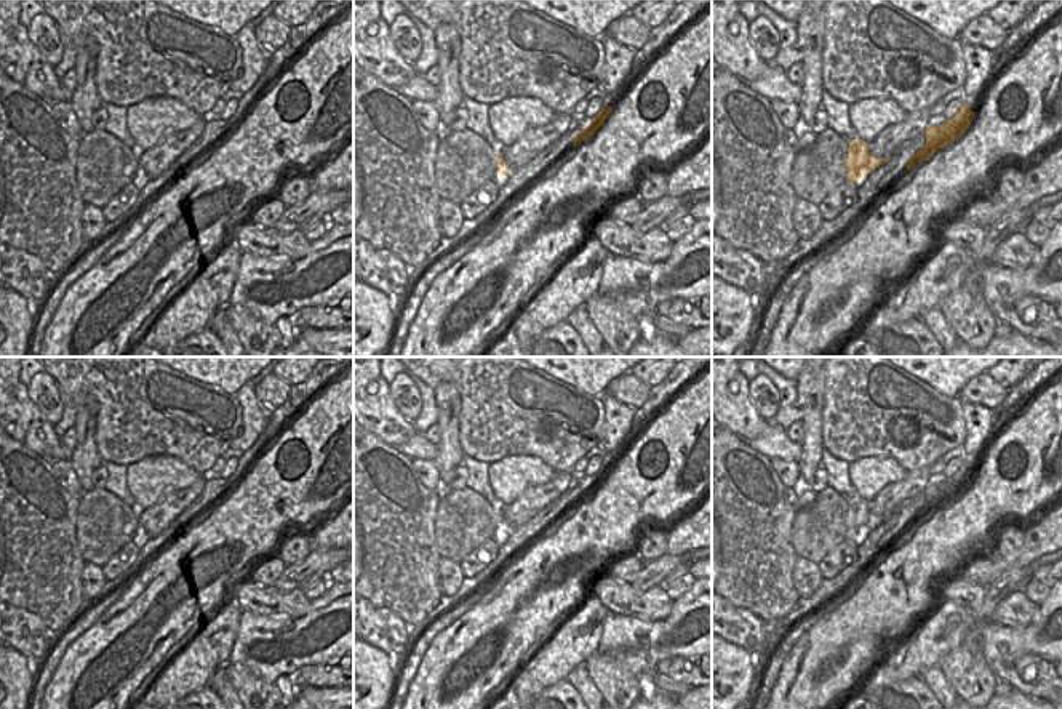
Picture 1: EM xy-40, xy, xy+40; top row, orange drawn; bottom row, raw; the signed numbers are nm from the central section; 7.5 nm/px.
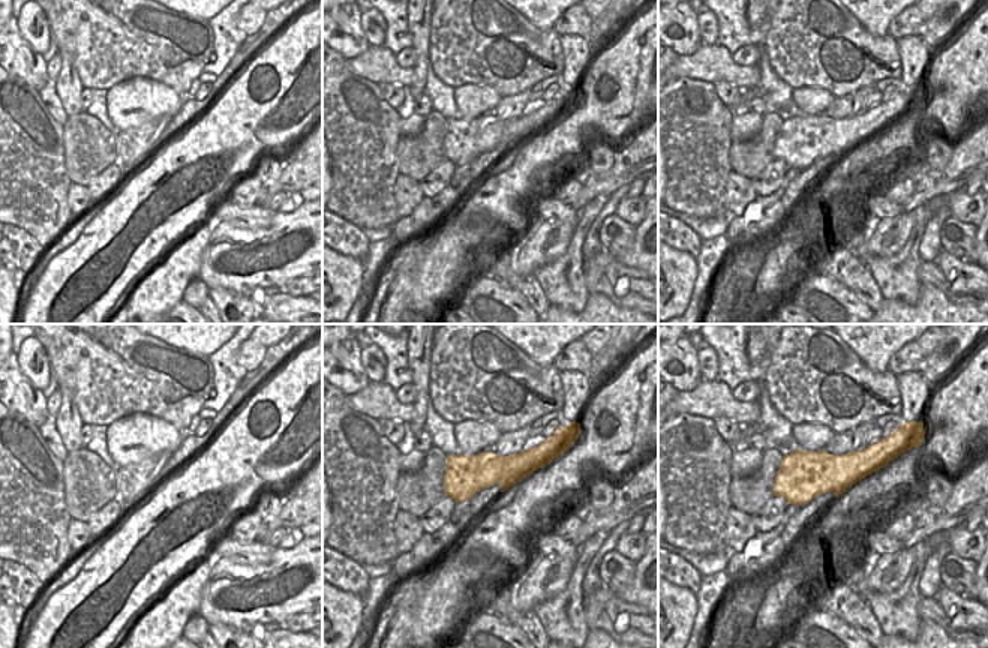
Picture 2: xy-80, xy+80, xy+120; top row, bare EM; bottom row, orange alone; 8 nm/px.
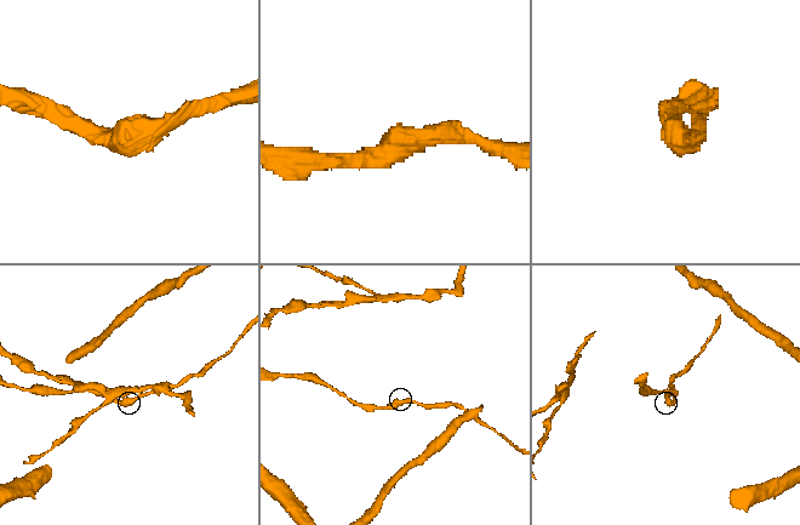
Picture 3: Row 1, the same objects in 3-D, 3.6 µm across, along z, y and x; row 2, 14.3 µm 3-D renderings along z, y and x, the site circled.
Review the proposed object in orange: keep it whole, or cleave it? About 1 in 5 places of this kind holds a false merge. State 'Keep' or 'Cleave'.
Keep

